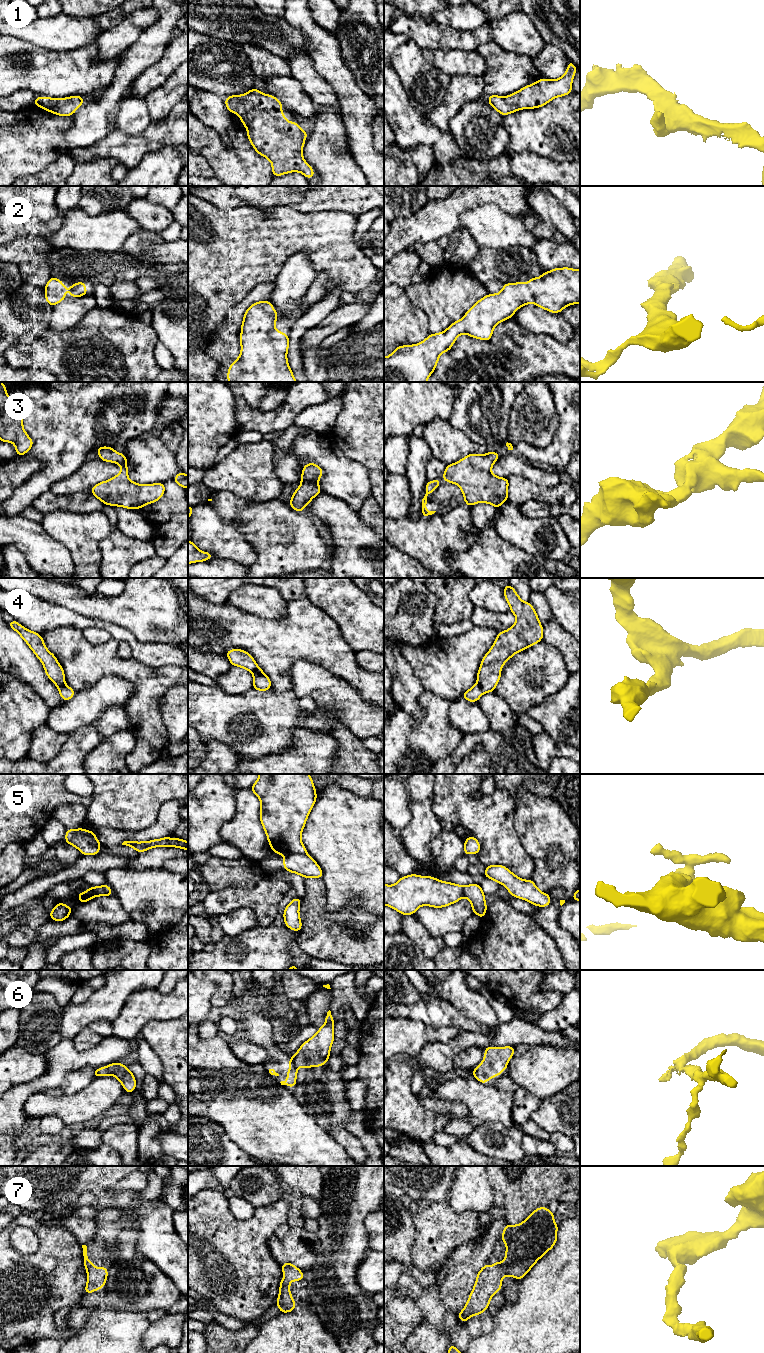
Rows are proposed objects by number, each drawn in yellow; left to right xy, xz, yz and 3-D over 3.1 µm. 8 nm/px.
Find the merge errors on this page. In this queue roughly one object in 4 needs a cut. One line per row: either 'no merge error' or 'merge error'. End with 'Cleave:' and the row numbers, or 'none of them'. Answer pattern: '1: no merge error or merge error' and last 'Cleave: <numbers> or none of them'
1: no merge error
2: no merge error
3: no merge error
4: no merge error
5: merge error
6: merge error
7: no merge error
Cleave: 5, 6

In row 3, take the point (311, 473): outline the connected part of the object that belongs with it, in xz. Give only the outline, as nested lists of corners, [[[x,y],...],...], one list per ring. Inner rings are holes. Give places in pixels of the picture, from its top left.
[[[308,463],[302,468],[301,485],[293,493],[288,502],[292,509],[302,512],[310,501],[321,493],[318,484],[323,475],[323,470],[315,463]]]

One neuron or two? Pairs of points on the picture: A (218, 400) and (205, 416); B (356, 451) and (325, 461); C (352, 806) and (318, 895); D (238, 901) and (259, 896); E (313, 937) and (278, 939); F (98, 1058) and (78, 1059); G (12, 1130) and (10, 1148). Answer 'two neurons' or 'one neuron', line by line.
A: one neuron
B: two neurons
C: two neurons
D: one neuron
E: two neurons
F: one neuron
G: two neurons

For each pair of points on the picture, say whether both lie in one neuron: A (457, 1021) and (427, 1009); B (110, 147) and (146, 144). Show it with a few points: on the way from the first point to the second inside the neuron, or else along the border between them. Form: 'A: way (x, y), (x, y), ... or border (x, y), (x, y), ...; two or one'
A: way (450, 1017), (434, 1012); one
B: way (119, 147), (137, 146); one

